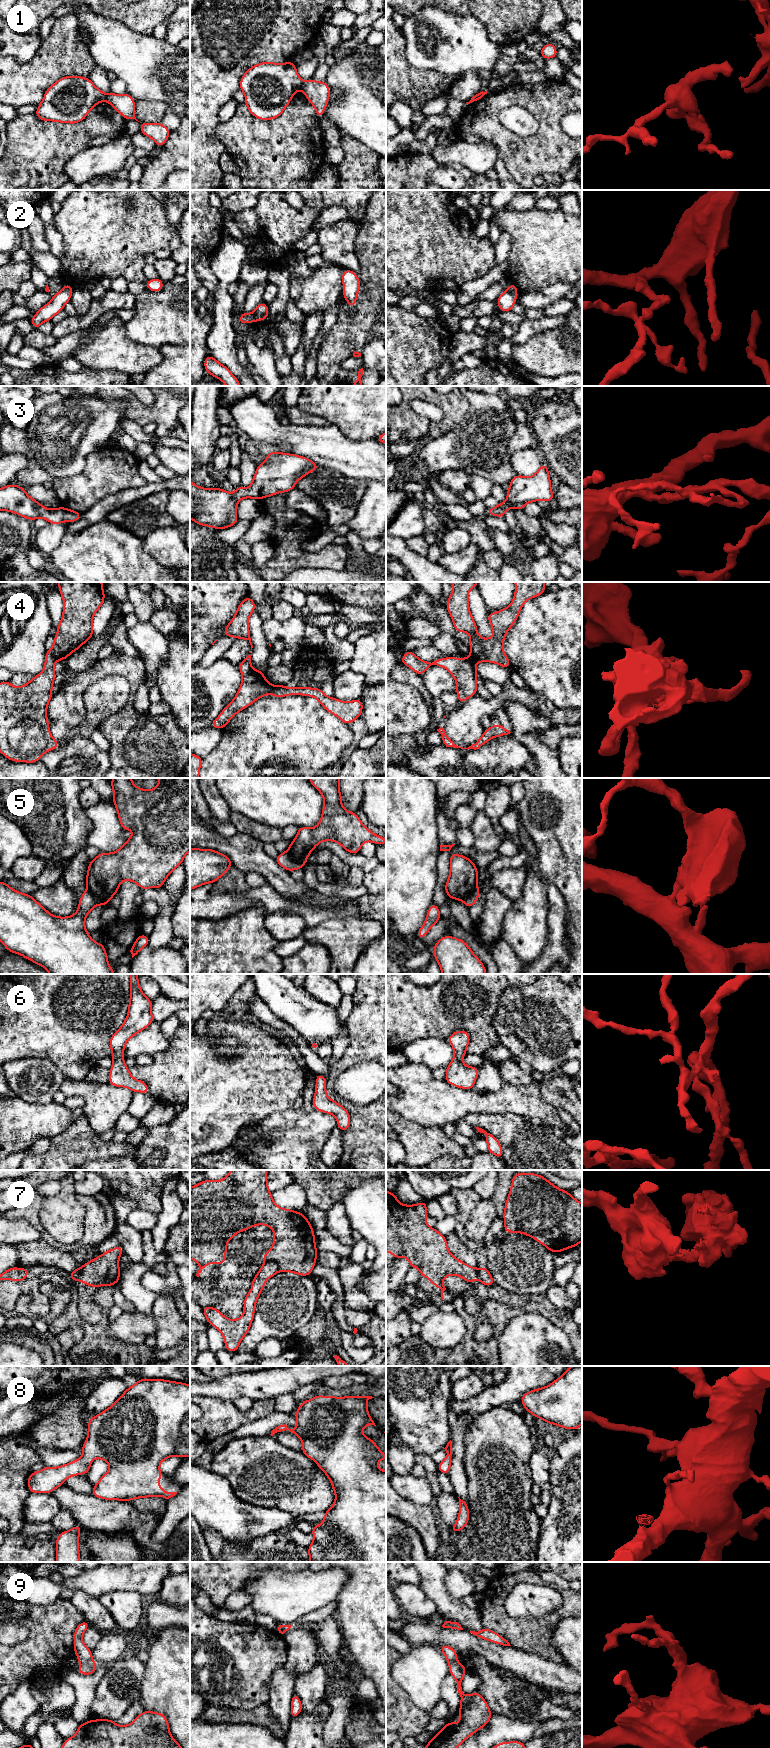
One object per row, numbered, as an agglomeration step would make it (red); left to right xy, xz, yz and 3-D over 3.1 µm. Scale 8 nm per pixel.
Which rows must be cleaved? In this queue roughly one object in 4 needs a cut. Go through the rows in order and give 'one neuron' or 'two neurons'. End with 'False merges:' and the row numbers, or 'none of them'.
1: two neurons
2: two neurons
3: one neuron
4: one neuron
5: two neurons
6: one neuron
7: two neurons
8: one neuron
9: two neurons
False merges: 1, 2, 5, 7, 9

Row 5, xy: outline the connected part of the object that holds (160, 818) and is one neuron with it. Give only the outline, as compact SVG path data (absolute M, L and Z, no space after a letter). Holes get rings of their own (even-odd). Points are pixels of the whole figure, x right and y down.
M113 778L113 803L118 812L119 822L124 830L133 830L134 834L113 853L100 852L91 860L86 875L88 890L106 904L118 893L122 881L136 883L142 890L162 888L171 872L183 864L183 859L190 851L190 778L159 778L153 790L136 787L131 778Z

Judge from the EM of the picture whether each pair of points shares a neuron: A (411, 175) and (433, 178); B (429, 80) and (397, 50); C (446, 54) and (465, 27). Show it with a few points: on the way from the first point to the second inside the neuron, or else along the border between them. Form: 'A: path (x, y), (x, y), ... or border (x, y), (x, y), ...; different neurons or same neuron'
A: border (426, 177), (427, 179); different neurons
B: path (419, 80), (397, 60); same neuron
C: path (453, 48), (455, 40), (461, 34); same neuron

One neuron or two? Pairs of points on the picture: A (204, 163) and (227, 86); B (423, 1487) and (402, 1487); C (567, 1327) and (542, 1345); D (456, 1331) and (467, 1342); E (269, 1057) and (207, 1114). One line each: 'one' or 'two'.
A: one
B: one
C: two
D: two
E: one

